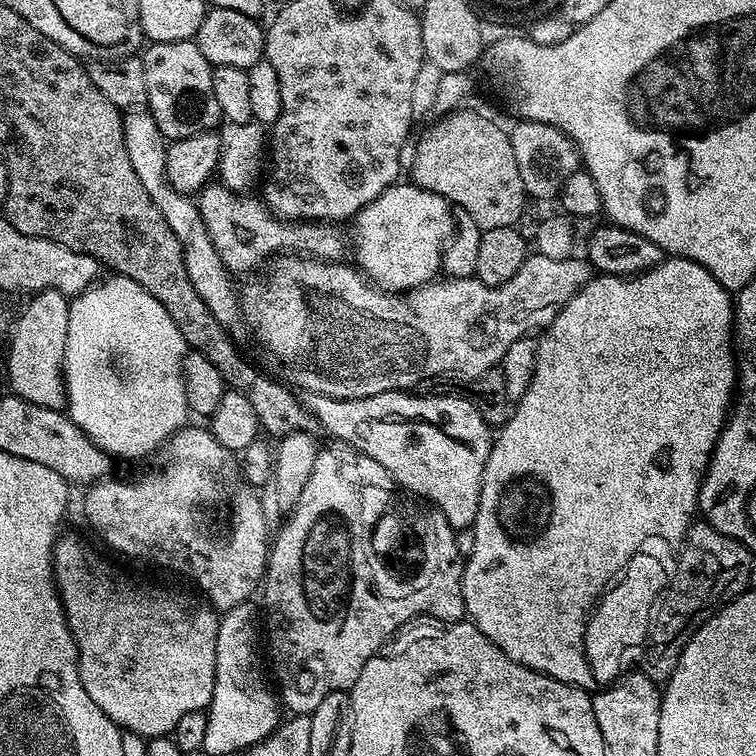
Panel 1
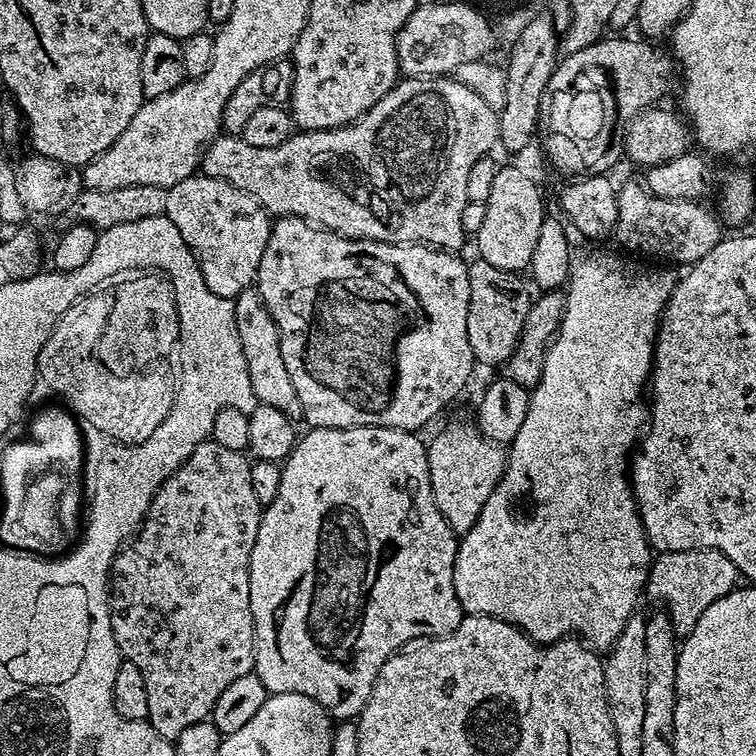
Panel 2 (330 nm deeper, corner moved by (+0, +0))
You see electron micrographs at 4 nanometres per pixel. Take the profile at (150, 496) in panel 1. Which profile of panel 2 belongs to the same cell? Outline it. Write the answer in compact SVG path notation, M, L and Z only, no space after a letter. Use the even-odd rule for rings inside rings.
M210 438L202 441L188 455L187 460L167 476L164 483L152 492L152 504L148 507L138 531L116 553L112 561L110 573L110 591L108 594L108 613L110 626L114 630L114 642L118 646L124 660L134 662L138 670L142 670L142 678L146 678L146 706L148 707L148 723L162 734L162 738L175 741L186 726L194 726L194 722L211 717L214 702L218 702L218 694L234 682L234 678L242 678L256 666L256 639L254 638L254 622L250 614L250 550L254 546L254 538L258 534L258 526L262 515L262 505L254 494L251 485L251 468L249 457L244 452L226 450L226 446L218 446Z

